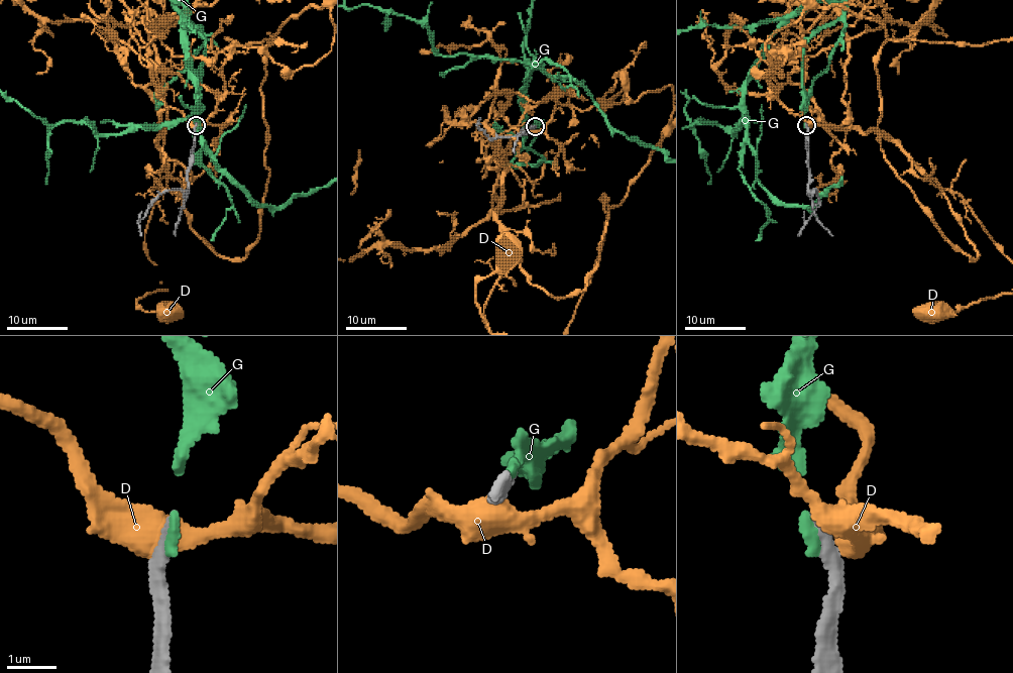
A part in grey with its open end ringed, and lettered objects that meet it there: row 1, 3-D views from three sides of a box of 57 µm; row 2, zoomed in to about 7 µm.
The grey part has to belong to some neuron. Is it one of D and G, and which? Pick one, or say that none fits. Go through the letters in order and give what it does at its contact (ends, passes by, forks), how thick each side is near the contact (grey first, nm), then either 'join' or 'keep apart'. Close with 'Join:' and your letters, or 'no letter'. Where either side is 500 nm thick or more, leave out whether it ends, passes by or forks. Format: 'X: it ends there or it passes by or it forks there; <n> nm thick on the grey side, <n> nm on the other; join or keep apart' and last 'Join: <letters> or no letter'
D: it forks there; 340 nm thick on the grey side, 400 nm on the other; keep apart
G: it ends there; 280 nm thick on the grey side, 200 nm on the other; join
Join: G

